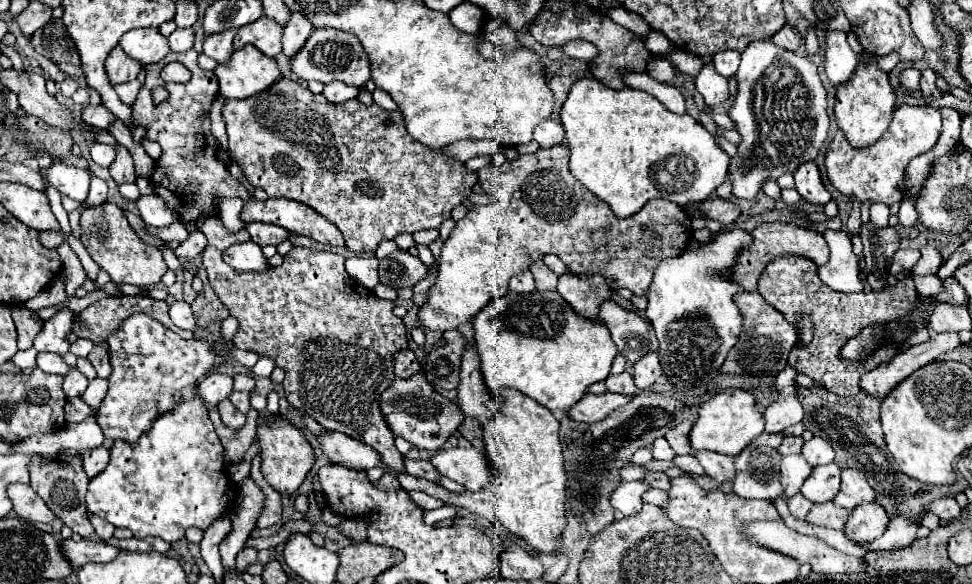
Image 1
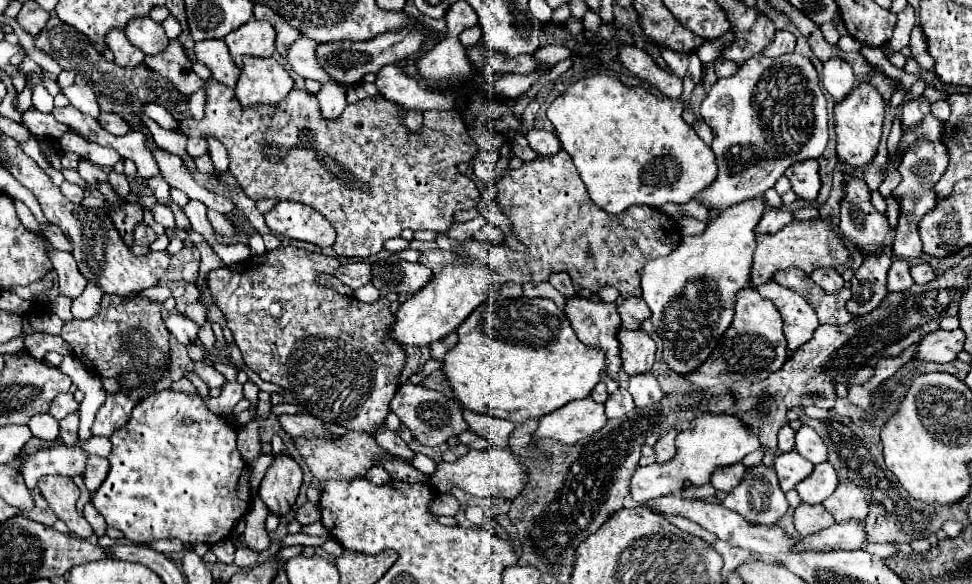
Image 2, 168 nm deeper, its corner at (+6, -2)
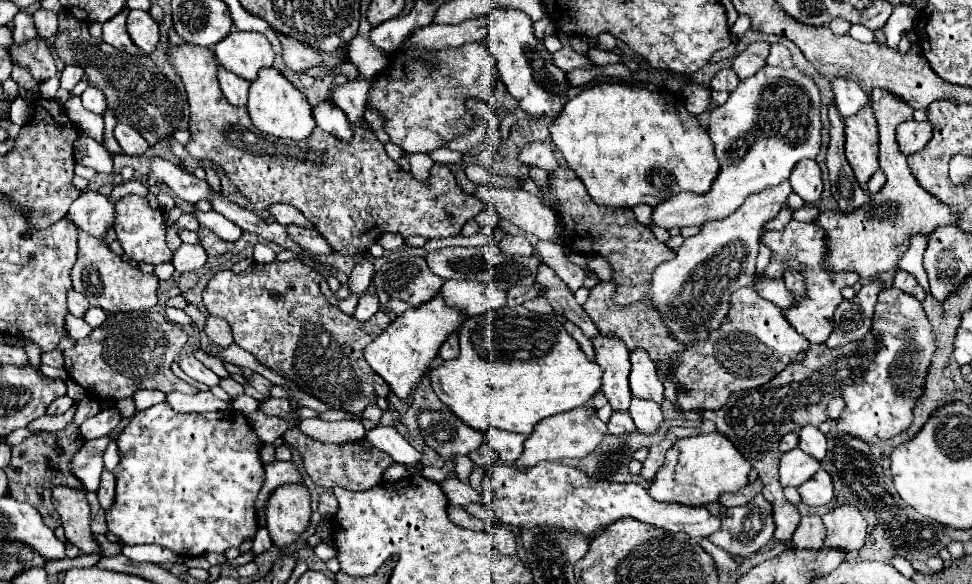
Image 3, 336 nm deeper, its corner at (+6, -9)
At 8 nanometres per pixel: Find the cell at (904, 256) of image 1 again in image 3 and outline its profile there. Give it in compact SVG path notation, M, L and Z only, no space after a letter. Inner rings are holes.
M895 288L879 292L871 332L877 336L877 356L873 358L869 372L865 372L857 384L845 388L845 410L835 420L841 434L855 436L867 444L889 440L911 426L913 408L923 396L925 376L937 348L923 304Z

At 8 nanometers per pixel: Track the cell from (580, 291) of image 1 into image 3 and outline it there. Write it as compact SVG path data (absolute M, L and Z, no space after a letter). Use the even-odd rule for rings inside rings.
M597 336L593 338L593 346L597 352L597 364L603 368L603 384L601 392L609 400L611 408L615 412L627 412L631 402L631 390L629 390L629 350L625 344L613 336Z

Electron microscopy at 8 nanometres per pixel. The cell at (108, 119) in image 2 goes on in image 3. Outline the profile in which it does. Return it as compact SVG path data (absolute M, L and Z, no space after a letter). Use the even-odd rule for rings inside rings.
M117 124L115 126L115 138L117 138L117 142L119 142L119 146L121 146L121 150L125 152L125 154L129 154L129 156L141 156L141 154L145 154L147 150L149 150L149 144L147 144L147 140L137 132L137 130L133 130L131 126L127 126L127 124Z

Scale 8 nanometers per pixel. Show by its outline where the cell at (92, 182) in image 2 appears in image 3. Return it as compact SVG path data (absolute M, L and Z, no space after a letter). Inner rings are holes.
M81 132L79 140L75 142L75 160L93 170L113 170L113 158L111 158L109 150L105 146L97 144L85 132Z

